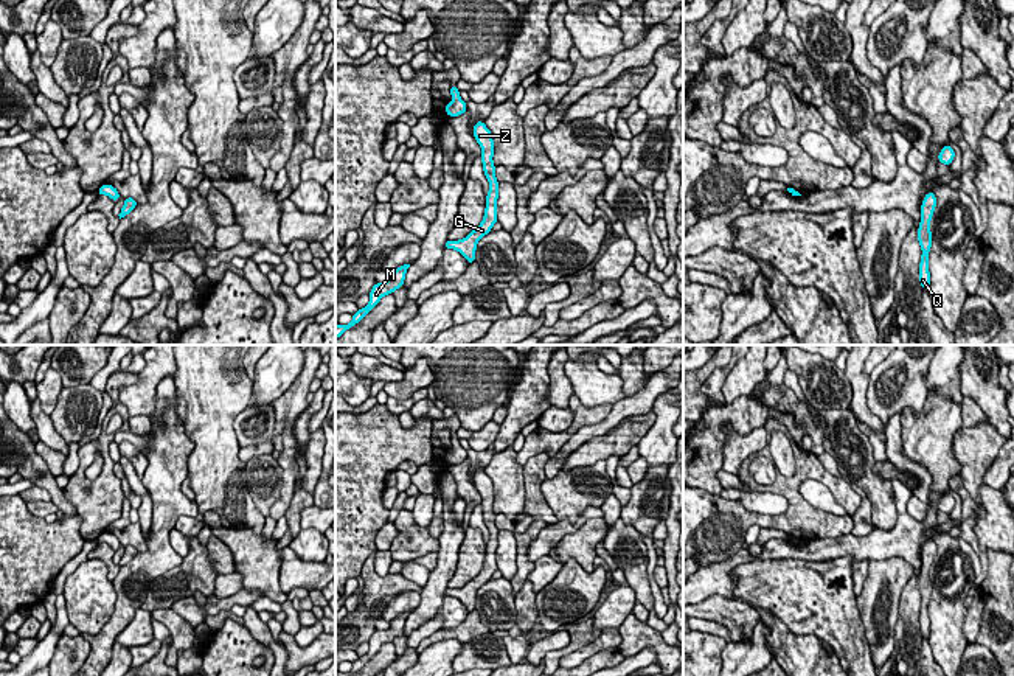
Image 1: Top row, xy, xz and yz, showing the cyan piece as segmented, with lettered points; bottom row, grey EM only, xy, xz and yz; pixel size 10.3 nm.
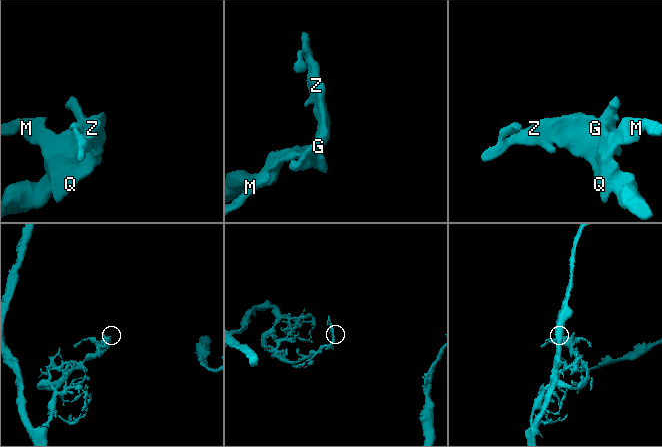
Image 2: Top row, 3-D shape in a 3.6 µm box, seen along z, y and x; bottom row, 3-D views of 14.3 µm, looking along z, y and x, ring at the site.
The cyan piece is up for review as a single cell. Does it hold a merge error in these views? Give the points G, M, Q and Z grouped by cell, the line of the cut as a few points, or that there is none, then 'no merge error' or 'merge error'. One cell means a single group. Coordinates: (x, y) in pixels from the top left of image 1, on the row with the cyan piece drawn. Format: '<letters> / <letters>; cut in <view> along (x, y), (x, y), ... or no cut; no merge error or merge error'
G M Q Z; no cut; no merge error

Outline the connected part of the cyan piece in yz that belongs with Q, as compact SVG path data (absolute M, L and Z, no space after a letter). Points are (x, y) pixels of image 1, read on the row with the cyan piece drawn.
M933 191L927 193L922 199L921 205L921 222L918 228L918 241L922 250L921 263L919 263L919 283L922 289L929 291L930 286L930 272L929 272L929 252L932 247L932 232L930 232L930 221L933 211L936 208L936 196Z

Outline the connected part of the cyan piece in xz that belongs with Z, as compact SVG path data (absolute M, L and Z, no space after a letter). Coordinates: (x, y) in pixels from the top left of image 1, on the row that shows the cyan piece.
M477 121L474 124L472 134L481 148L480 157L483 163L483 171L489 182L484 216L480 225L469 235L466 235L464 239L458 241L447 239L444 242L444 249L453 249L460 252L469 264L475 261L475 250L478 241L492 230L495 222L498 222L497 219L498 180L495 177L495 165L492 162L494 157L492 132L486 127L484 121Z

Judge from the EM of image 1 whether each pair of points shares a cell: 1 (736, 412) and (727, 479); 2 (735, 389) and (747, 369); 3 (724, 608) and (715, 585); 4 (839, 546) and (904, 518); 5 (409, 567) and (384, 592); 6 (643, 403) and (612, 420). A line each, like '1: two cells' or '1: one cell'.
1: two cells
2: one cell
3: two cells
4: one cell
5: two cells
6: one cell

